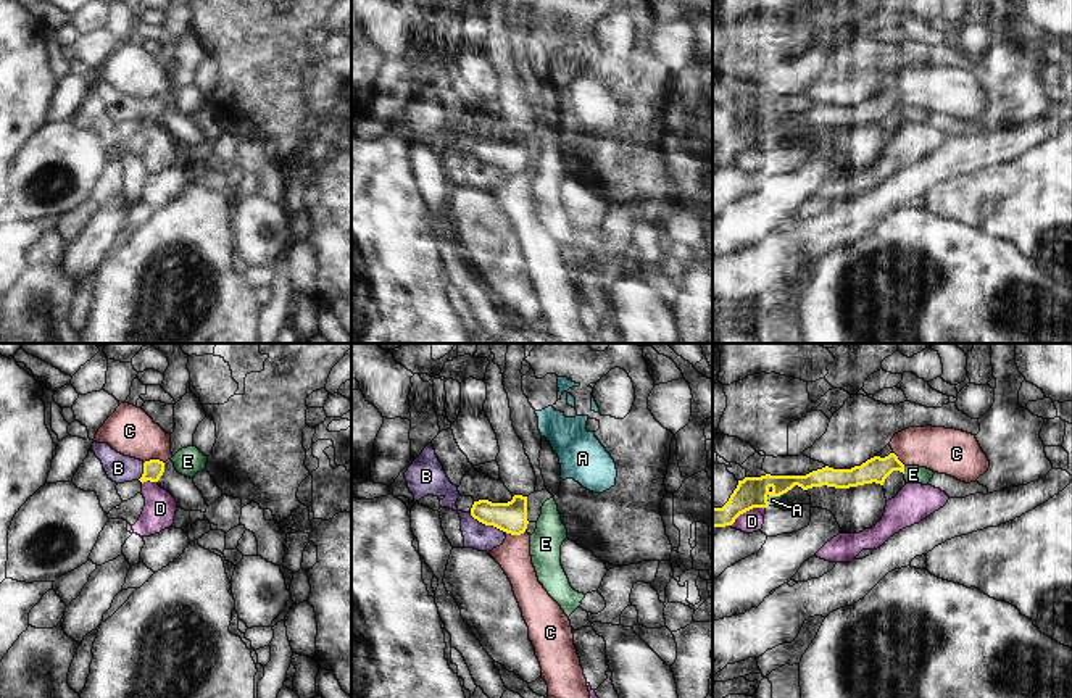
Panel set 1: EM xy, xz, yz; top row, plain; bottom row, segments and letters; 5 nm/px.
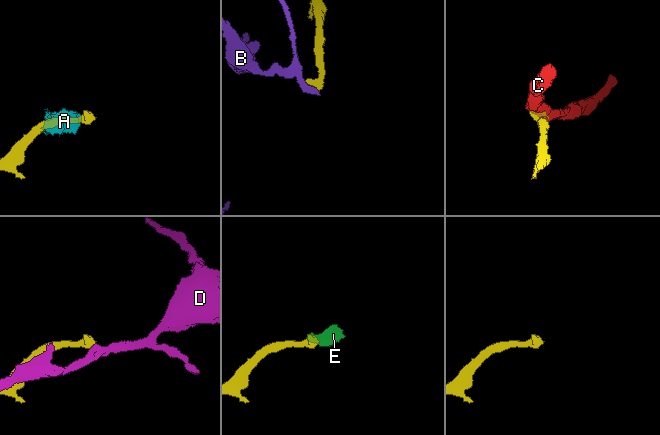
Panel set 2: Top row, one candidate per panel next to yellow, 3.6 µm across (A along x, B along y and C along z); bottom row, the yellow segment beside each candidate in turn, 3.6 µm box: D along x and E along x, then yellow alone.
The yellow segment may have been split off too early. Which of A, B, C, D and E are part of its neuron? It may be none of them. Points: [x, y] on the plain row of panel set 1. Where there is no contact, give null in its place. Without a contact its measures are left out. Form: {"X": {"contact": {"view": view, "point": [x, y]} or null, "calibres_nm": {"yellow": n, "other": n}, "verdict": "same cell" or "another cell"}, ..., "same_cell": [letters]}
{"A": {"contact": {"view": "yz", "point": [768, 132]}, "calibres_nm": {"yellow": 160, "other": 50}, "verdict": "another cell"}, "B": {"contact": {"view": "xz", "point": [487, 163]}, "calibres_nm": {"yellow": 160, "other": 140}, "verdict": "another cell"}, "C": {"contact": {"view": "xy", "point": [153, 99]}, "calibres_nm": {"yellow": 100, "other": 240}, "verdict": "another cell"}, "D": {"contact": {"view": "yz", "point": [747, 149]}, "calibres_nm": {"yellow": 160, "other": 110}, "verdict": "another cell"}, "E": {"contact": {"view": "yz", "point": [903, 108]}, "calibres_nm": {"yellow": 130, "other": 100}, "verdict": "same cell"}, "same_cell": ["E"]}

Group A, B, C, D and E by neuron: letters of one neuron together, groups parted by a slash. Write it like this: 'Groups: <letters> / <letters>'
Groups: A / B / C / D / E

